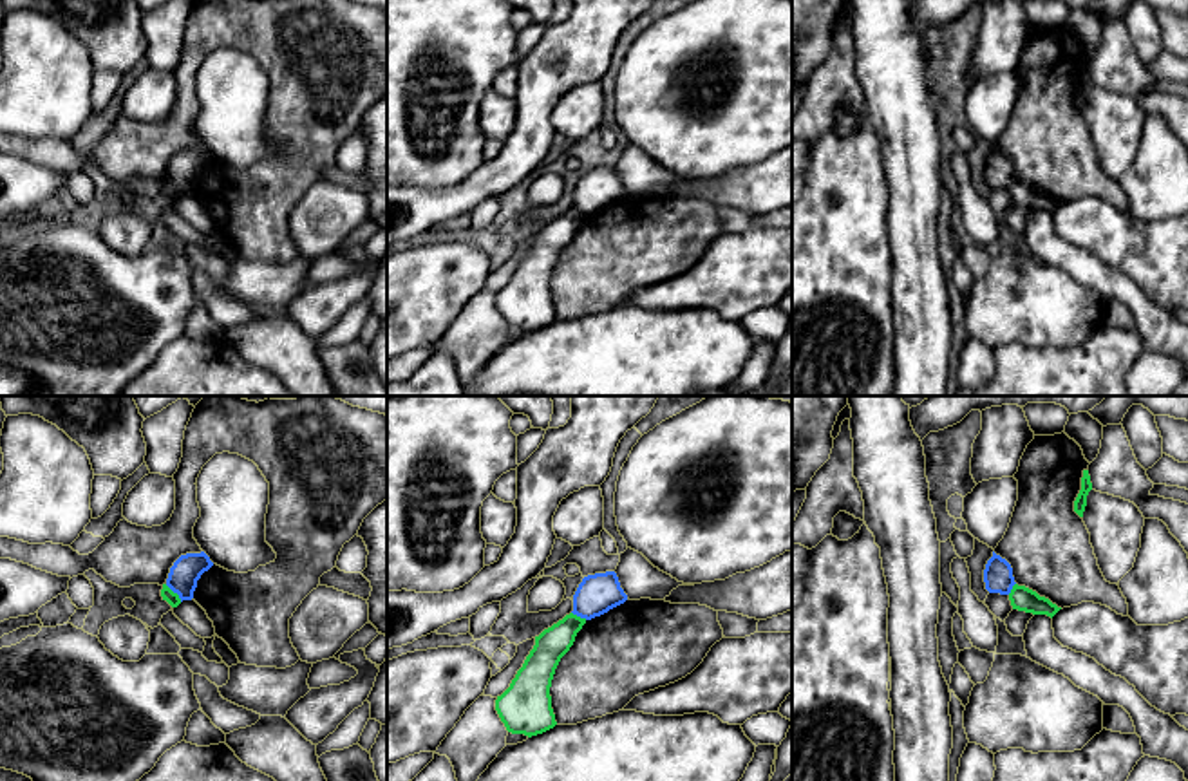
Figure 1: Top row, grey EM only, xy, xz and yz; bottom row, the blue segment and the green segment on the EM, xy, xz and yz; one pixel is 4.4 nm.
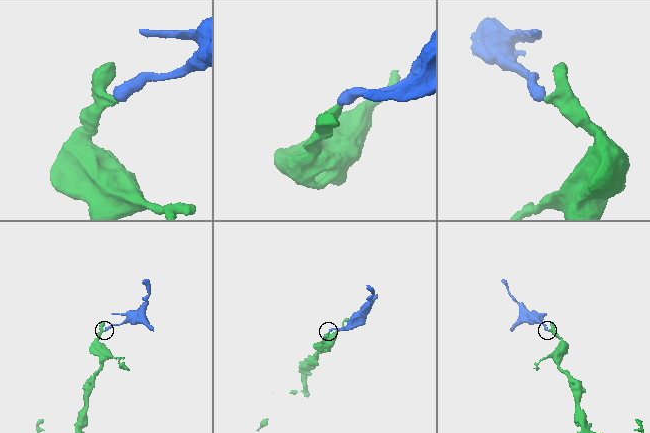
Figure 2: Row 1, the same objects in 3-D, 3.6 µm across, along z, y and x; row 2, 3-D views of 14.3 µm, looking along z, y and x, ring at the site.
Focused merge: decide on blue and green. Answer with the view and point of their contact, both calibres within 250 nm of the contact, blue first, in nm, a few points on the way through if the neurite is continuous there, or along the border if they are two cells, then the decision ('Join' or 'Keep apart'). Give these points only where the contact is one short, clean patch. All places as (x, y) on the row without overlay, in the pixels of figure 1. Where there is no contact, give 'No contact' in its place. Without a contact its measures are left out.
Touches blue at xy (174, 187). Thickness 140 nm (blue) against 60 nm. Boundary: xy (165, 179), (181, 196). Keep apart

